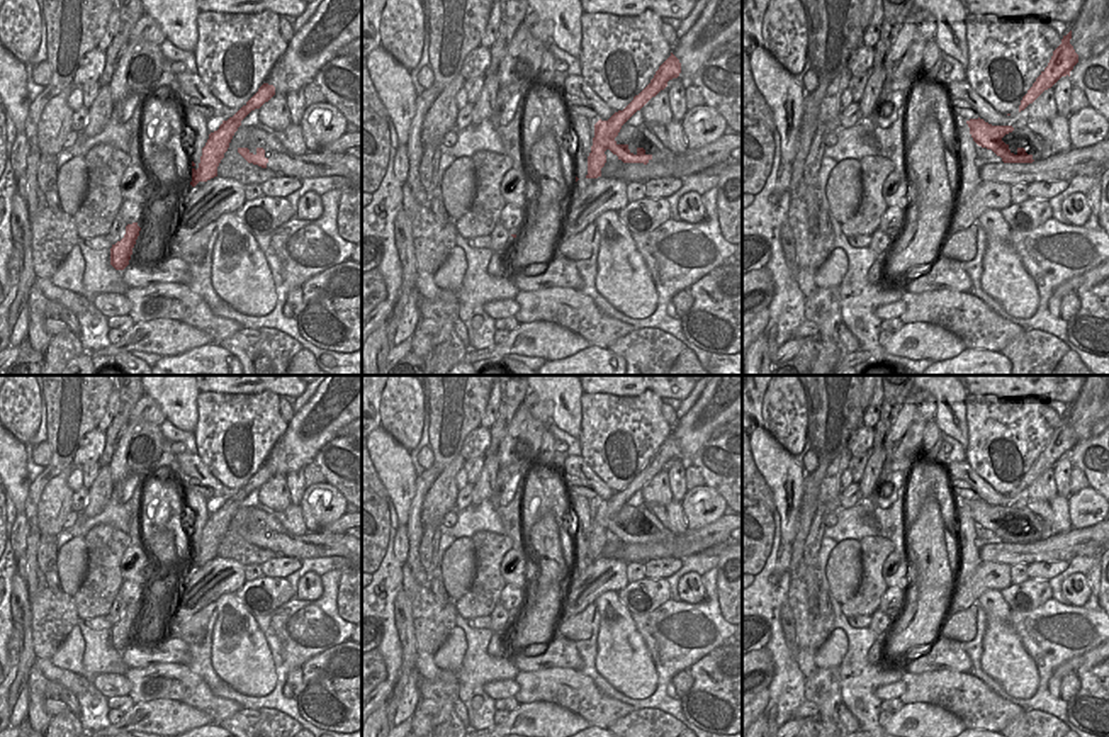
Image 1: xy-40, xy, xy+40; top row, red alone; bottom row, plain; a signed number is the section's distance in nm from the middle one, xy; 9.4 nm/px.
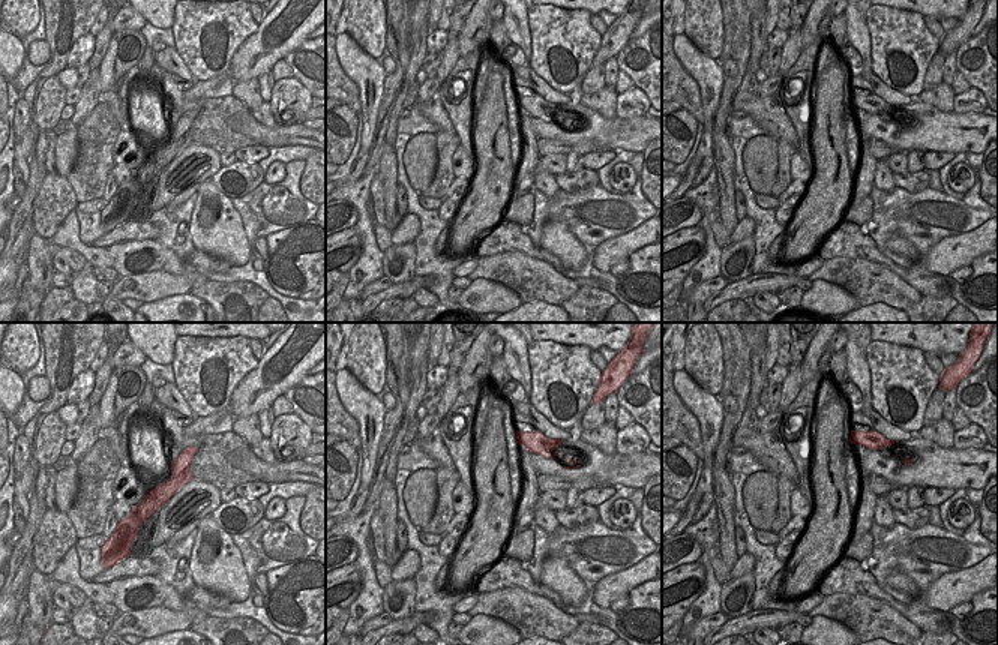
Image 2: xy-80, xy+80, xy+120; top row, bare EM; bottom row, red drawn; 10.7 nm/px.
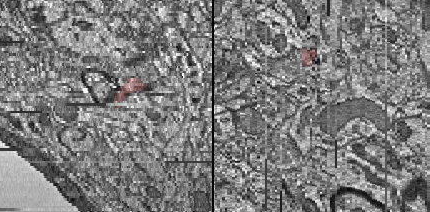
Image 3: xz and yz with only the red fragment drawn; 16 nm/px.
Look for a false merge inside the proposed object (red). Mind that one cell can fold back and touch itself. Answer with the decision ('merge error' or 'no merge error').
merge error

